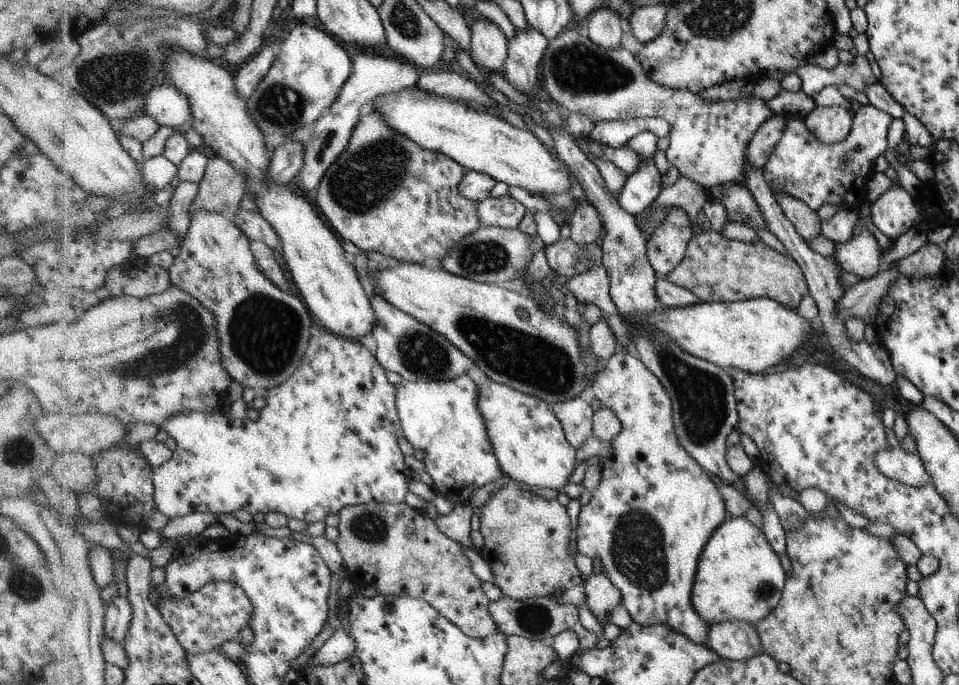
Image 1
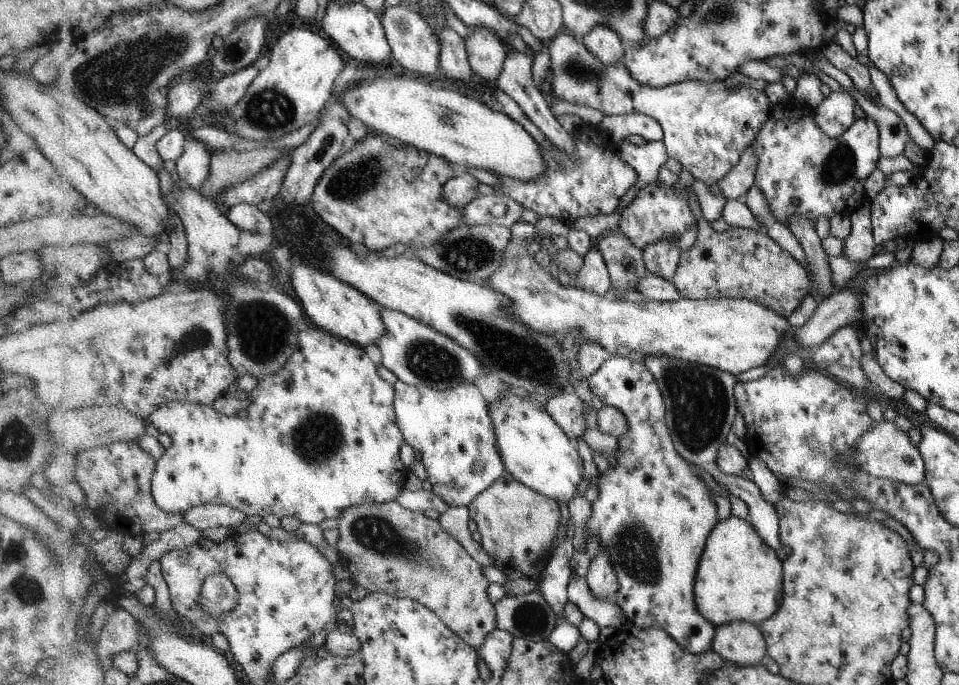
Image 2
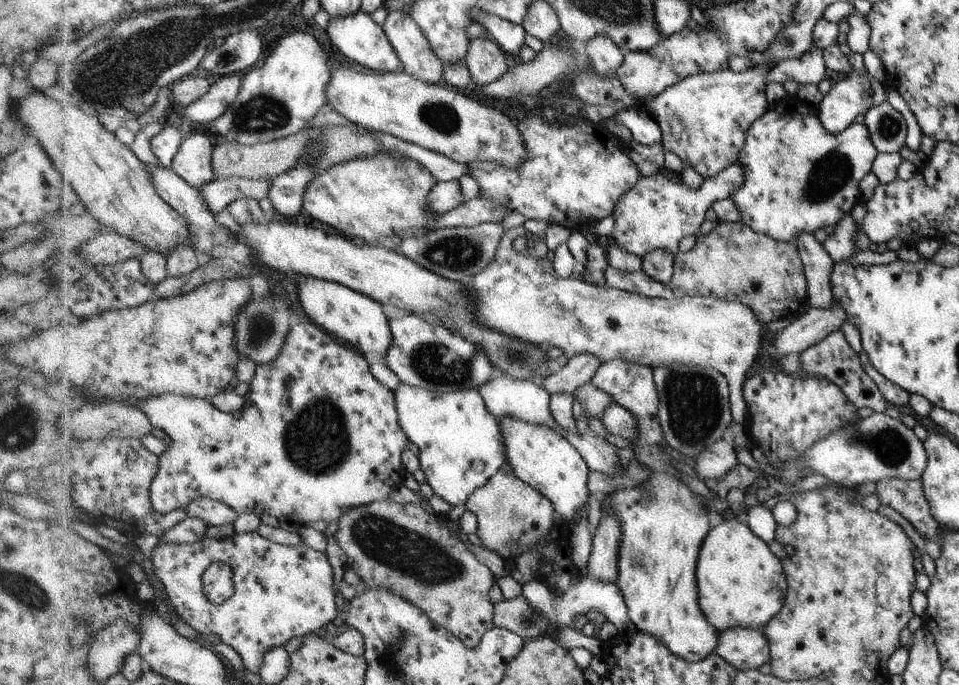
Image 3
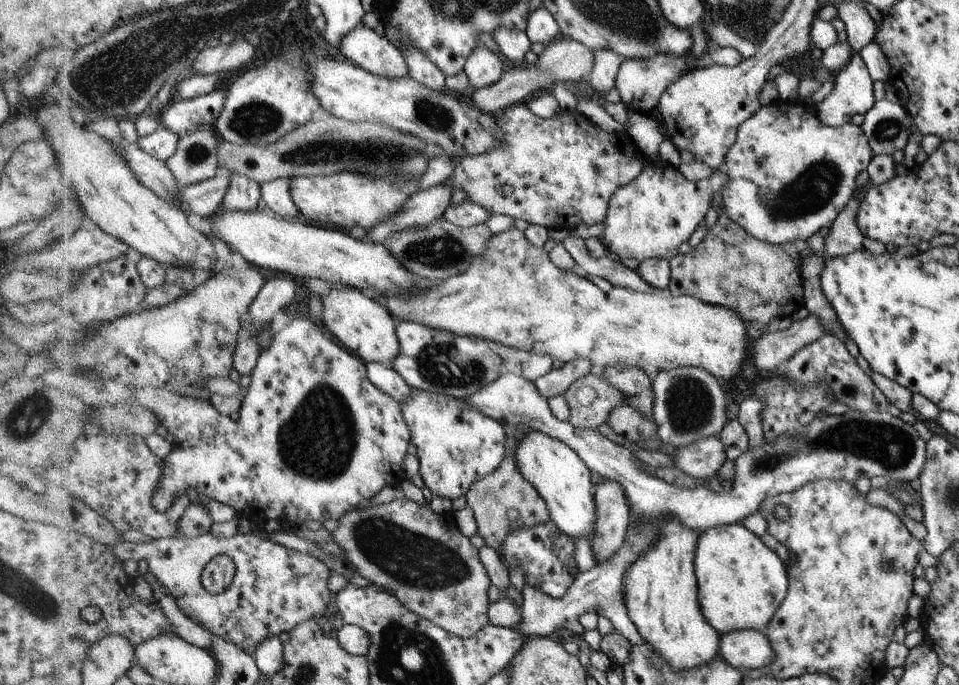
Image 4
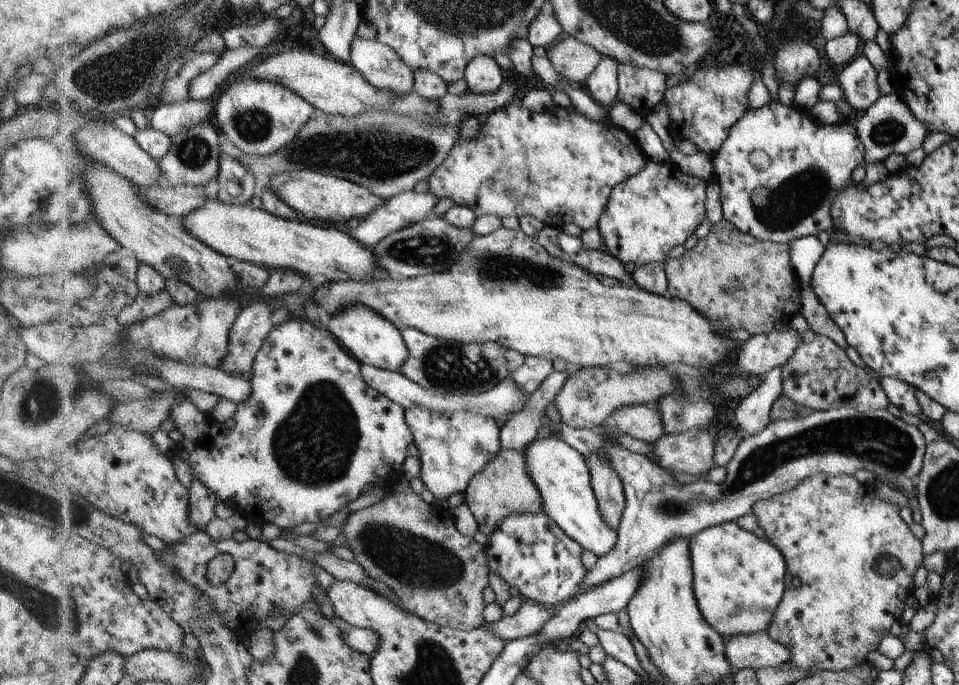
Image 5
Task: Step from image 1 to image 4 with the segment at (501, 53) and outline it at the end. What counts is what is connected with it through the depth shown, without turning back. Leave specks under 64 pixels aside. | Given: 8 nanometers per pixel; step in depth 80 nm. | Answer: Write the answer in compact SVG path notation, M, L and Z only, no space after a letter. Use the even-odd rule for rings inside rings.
M483 43L475 46L467 58L465 73L470 81L470 89L475 90L495 85L508 67L501 55L495 54Z

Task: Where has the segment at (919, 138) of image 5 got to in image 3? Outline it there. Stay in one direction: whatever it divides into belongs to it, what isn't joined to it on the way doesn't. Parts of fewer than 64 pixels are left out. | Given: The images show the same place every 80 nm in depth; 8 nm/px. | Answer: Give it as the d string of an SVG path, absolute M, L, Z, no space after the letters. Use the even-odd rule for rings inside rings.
M888 101L872 106L865 113L864 124L880 153L898 153L905 146L907 124Z

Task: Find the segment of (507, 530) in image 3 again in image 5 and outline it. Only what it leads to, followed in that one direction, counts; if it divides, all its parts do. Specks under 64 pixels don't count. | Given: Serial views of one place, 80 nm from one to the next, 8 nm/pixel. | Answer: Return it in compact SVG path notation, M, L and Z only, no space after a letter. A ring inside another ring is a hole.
M502 448L485 469L467 480L463 493L465 503L476 519L478 530L486 534L488 539L505 518L526 513L539 515L544 512L542 497L527 471L522 451Z

